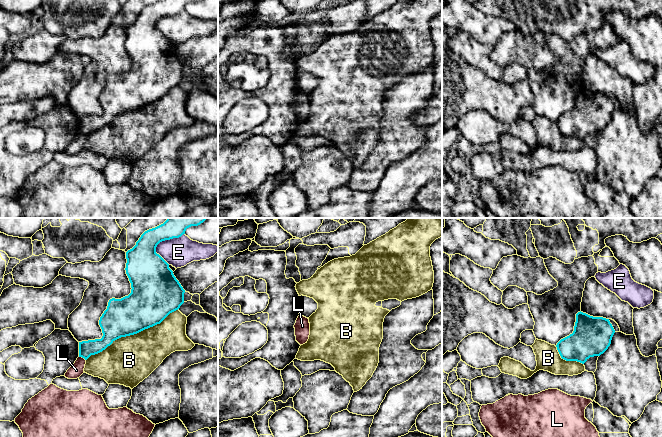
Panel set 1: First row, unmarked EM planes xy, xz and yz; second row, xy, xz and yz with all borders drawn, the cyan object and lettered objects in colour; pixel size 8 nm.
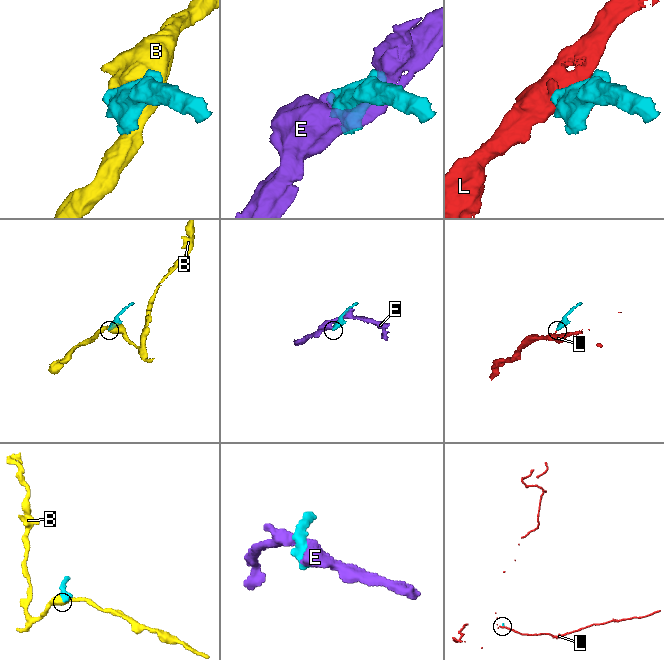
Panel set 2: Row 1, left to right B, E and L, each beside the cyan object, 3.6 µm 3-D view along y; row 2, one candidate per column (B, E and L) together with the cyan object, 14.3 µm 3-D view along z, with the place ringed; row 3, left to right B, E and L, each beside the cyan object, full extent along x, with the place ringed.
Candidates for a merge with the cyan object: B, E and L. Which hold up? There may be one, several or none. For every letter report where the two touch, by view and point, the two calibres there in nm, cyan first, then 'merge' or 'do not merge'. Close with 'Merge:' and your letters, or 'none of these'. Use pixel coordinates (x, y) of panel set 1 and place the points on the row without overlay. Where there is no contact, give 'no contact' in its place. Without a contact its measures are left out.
B: contact xy (131, 110); calibres 320 and 380 nm; do not merge
E: contact xy (161, 17); calibres 300 and 240 nm; do not merge
L: contact xy (82, 133); calibres 130 and 110 nm; do not merge
Merge: none of these

